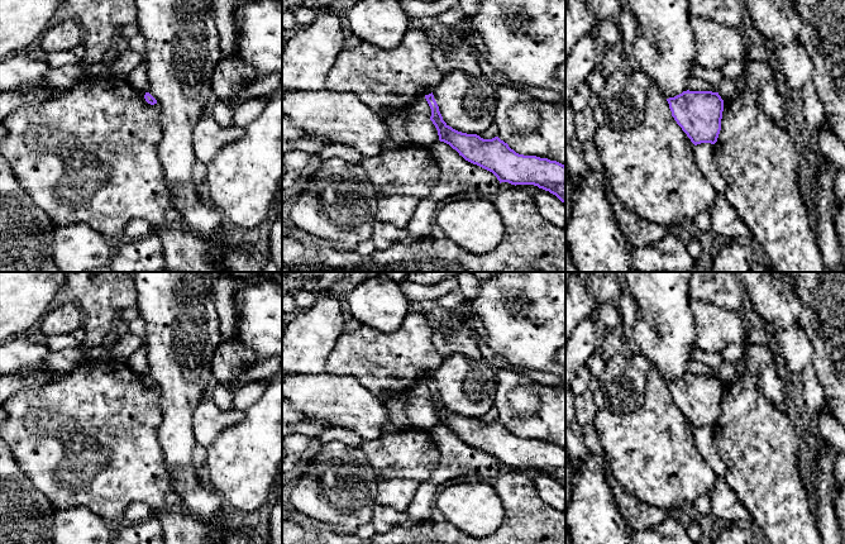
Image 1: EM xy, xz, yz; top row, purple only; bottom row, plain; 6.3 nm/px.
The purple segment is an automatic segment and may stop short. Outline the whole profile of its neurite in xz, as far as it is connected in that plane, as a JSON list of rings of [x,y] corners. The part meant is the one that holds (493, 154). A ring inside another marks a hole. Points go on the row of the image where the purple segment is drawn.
[[[433,92],[425,95],[431,109],[430,120],[435,125],[439,140],[449,144],[466,161],[492,172],[501,182],[511,185],[534,185],[549,191],[565,204],[565,166],[540,158],[516,153],[498,137],[483,139],[449,127],[439,111]]]

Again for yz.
[[[687,90],[667,101],[672,116],[694,145],[717,142],[724,111],[719,92]]]

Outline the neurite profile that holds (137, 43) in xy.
[[[137,33],[130,40],[129,40],[129,48],[143,54],[145,48],[145,39],[142,35],[142,33]]]

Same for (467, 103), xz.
[[[452,70],[444,73],[433,95],[443,120],[458,132],[478,134],[495,121],[496,86],[482,76]]]

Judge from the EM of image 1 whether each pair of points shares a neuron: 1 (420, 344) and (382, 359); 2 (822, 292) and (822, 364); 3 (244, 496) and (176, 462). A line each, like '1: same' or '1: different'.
1: same
2: same
3: different

